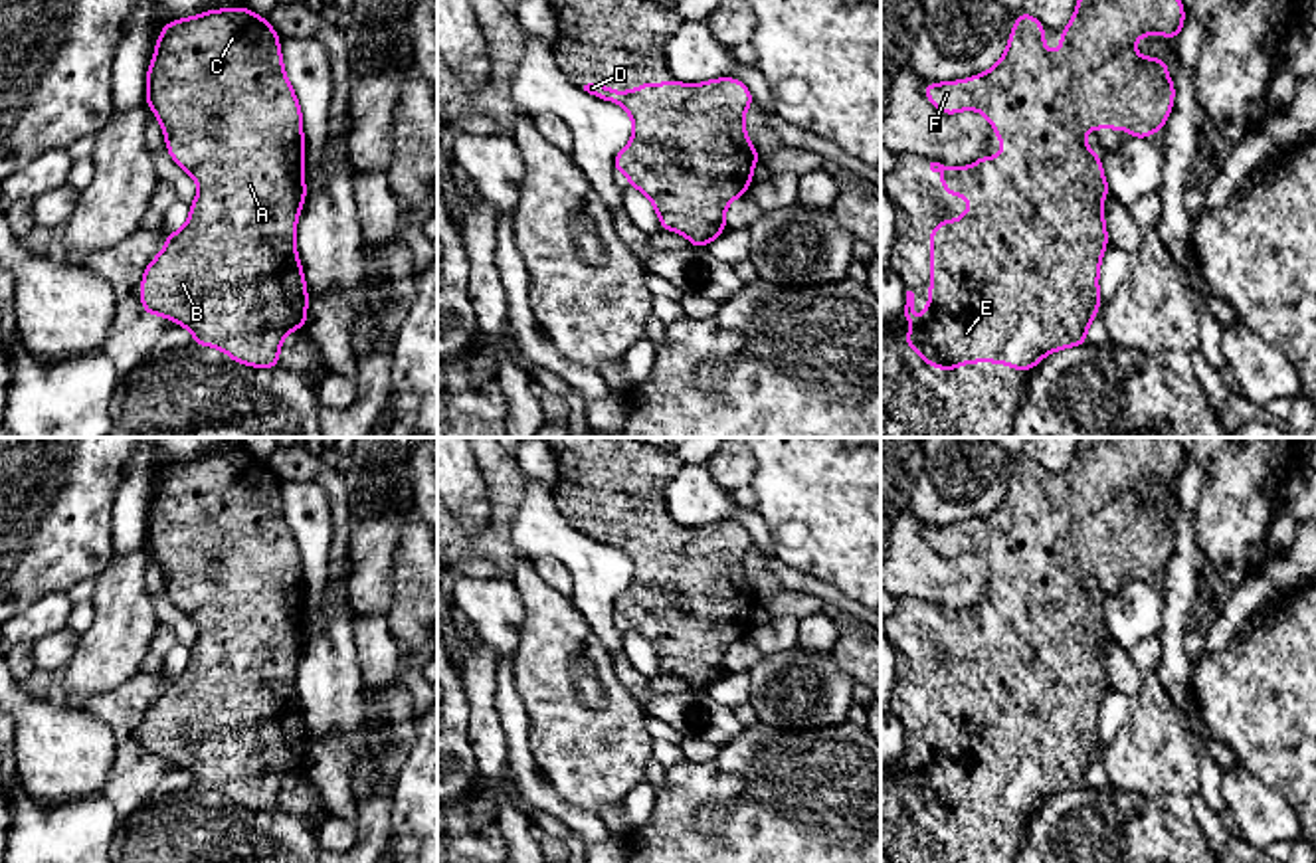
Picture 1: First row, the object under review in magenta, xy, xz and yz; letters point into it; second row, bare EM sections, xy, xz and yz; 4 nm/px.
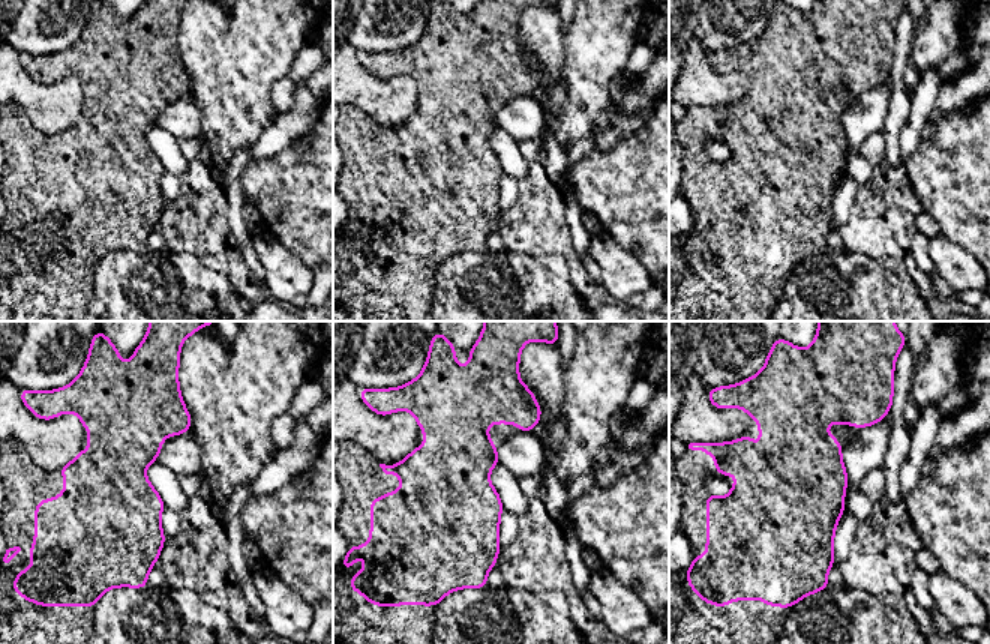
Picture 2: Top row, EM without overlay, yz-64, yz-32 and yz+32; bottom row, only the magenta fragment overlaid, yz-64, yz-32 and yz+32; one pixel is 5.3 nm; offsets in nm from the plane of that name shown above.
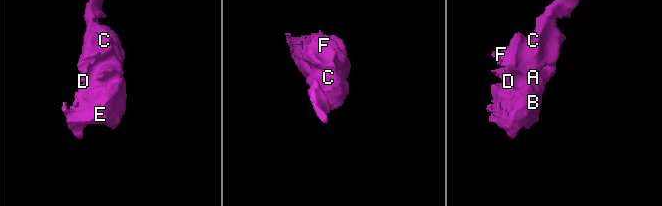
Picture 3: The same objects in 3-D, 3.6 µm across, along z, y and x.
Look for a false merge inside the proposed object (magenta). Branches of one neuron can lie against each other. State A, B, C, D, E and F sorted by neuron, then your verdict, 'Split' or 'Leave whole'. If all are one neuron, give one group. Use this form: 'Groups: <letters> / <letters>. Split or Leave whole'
Groups: A B C D E F. Leave whole

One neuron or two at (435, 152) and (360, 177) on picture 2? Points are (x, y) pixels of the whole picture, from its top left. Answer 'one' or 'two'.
one

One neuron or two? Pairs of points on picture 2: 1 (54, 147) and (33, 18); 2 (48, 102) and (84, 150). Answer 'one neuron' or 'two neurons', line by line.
1: two neurons
2: two neurons

